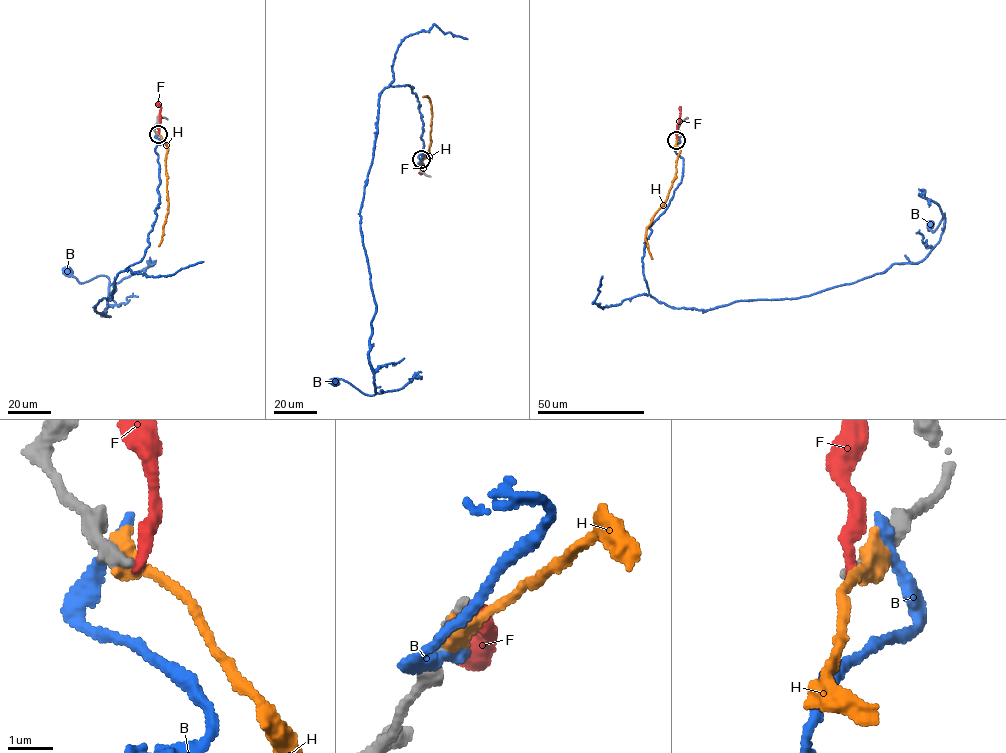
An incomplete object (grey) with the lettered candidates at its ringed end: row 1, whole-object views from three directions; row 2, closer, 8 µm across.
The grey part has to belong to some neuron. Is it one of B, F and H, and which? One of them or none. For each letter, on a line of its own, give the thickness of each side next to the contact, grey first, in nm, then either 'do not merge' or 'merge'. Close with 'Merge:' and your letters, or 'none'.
B: 480/360 nm | do not merge
F: 260/300 nm | do not merge
H: 380/480 nm | do not merge
Merge: none

